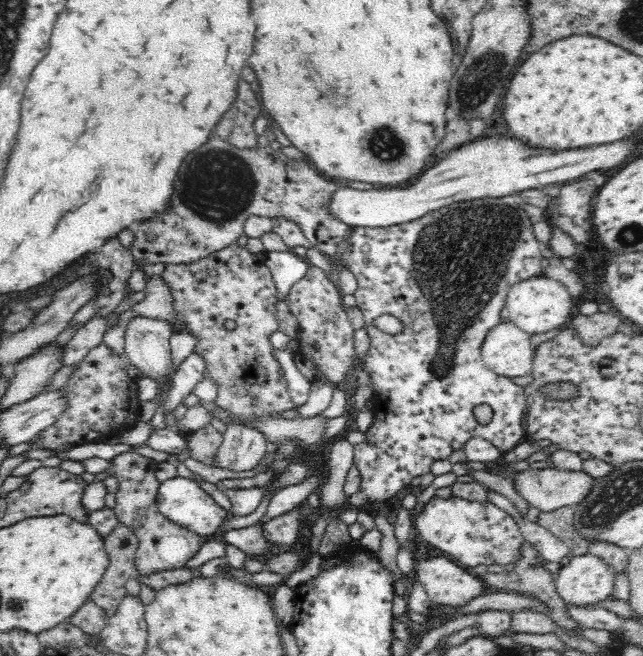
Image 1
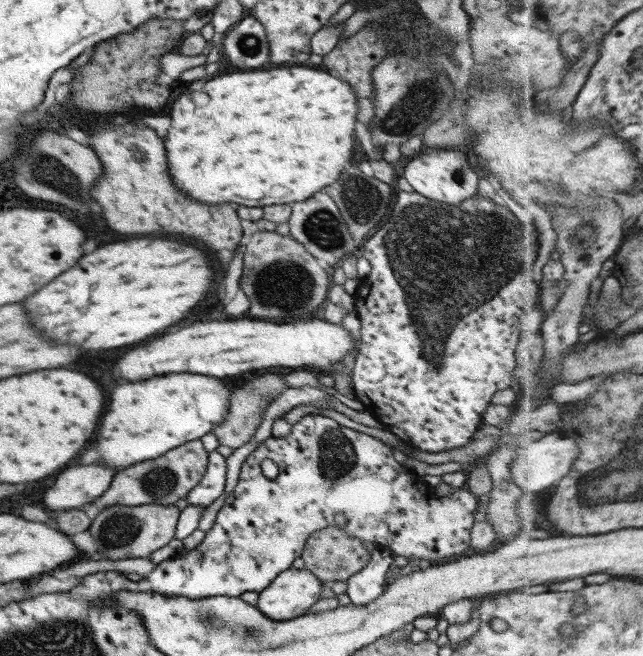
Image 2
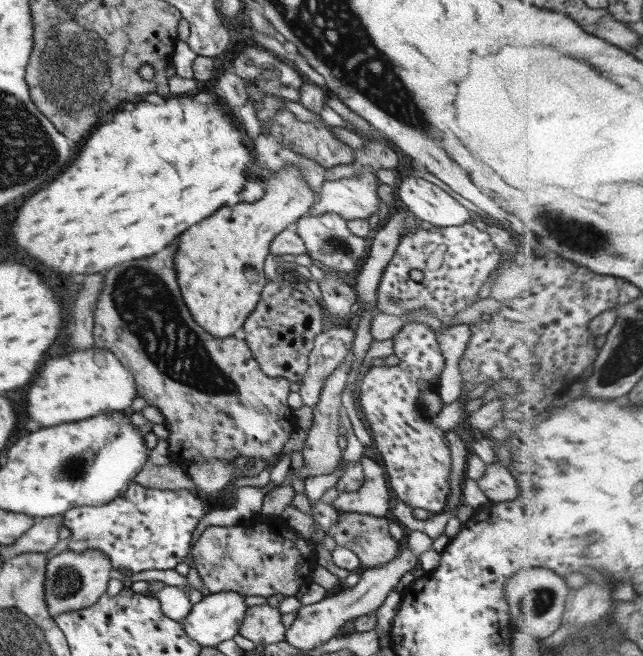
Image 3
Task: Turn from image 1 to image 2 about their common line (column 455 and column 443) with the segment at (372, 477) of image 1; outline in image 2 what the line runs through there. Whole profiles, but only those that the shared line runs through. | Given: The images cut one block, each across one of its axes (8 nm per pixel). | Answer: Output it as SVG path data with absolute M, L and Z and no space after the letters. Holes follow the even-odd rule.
M402 192L396 196L396 204L394 204L394 210L392 210L392 217L386 226L381 227L372 238L369 238L359 249L359 253L363 255L371 264L370 274L361 279L361 287L356 291L354 295L353 306L355 307L355 313L360 319L361 328L361 343L359 345L358 354L354 360L354 369L352 370L352 389L357 400L362 402L366 411L370 412L386 431L390 431L400 441L410 445L413 448L417 448L418 451L426 453L440 453L448 450L453 450L456 447L462 448L463 445L468 445L471 442L474 432L479 430L480 423L483 423L483 414L486 412L486 408L490 405L492 395L498 390L508 389L512 384L512 374L516 370L517 360L515 357L515 350L519 341L518 336L518 318L522 314L526 314L526 308L532 308L532 314L534 314L534 308L538 306L540 302L540 292L542 292L542 281L536 279L536 261L538 261L541 254L541 235L540 228L536 224L522 224L514 212L508 211L506 208L497 206L491 199L486 200L482 198L482 195L477 194L469 200L464 200L460 205L453 206L448 204L442 204L440 202L429 200L416 192L408 193Z

